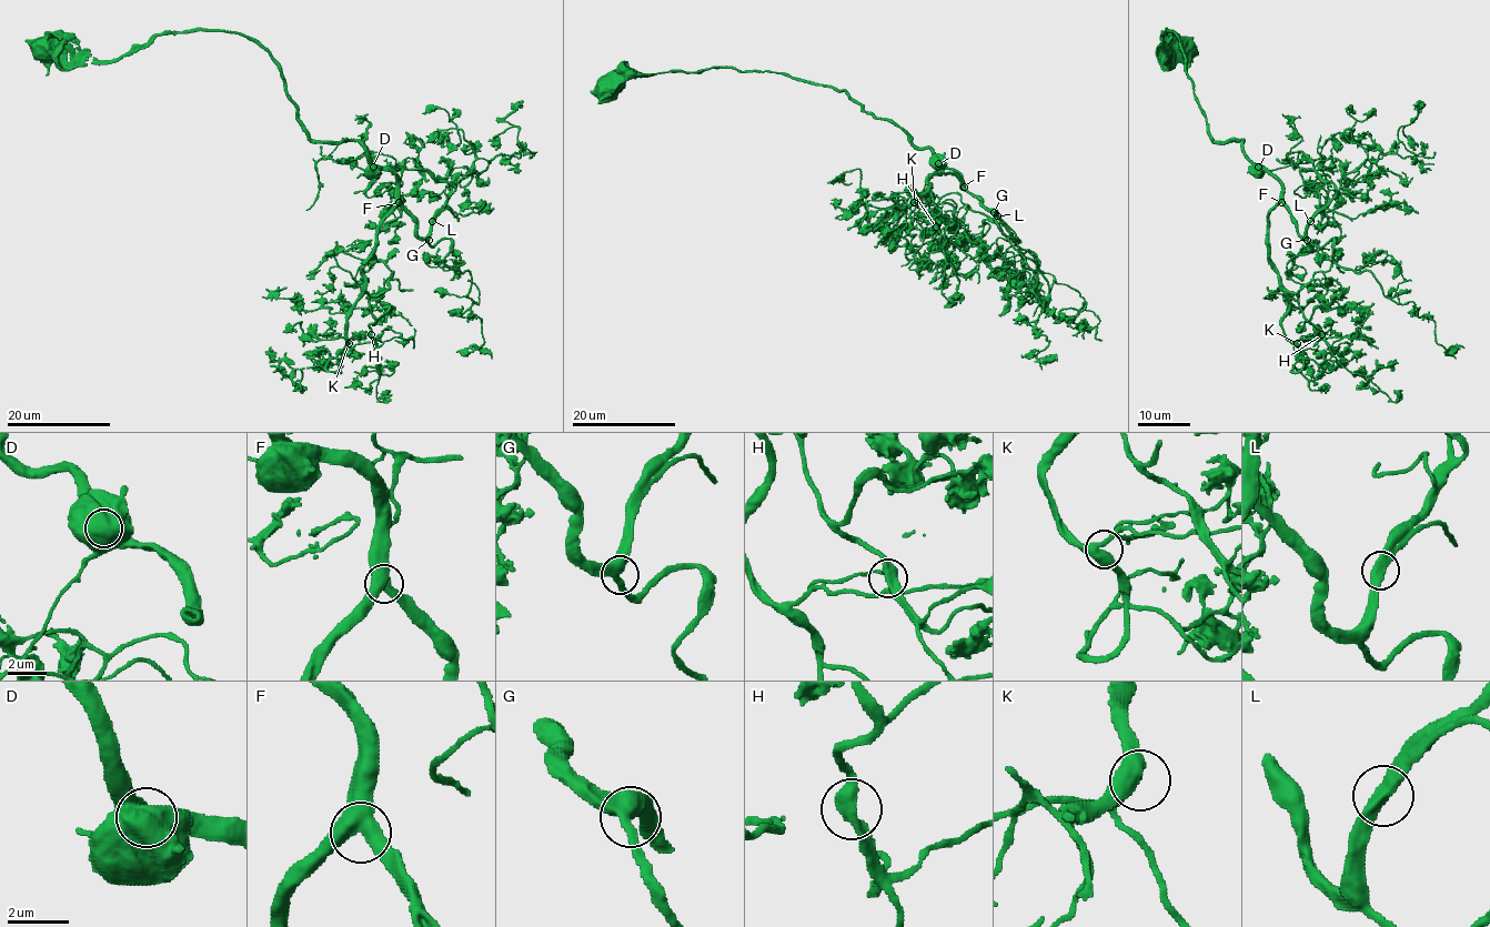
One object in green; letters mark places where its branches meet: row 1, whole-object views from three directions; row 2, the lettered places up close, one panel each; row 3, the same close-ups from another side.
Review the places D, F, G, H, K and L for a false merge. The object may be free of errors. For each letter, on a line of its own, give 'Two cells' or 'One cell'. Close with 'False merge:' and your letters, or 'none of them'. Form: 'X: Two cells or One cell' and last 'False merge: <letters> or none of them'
D: Two cells
F: One cell
G: One cell
H: One cell
K: One cell
L: One cell
False merge: D

